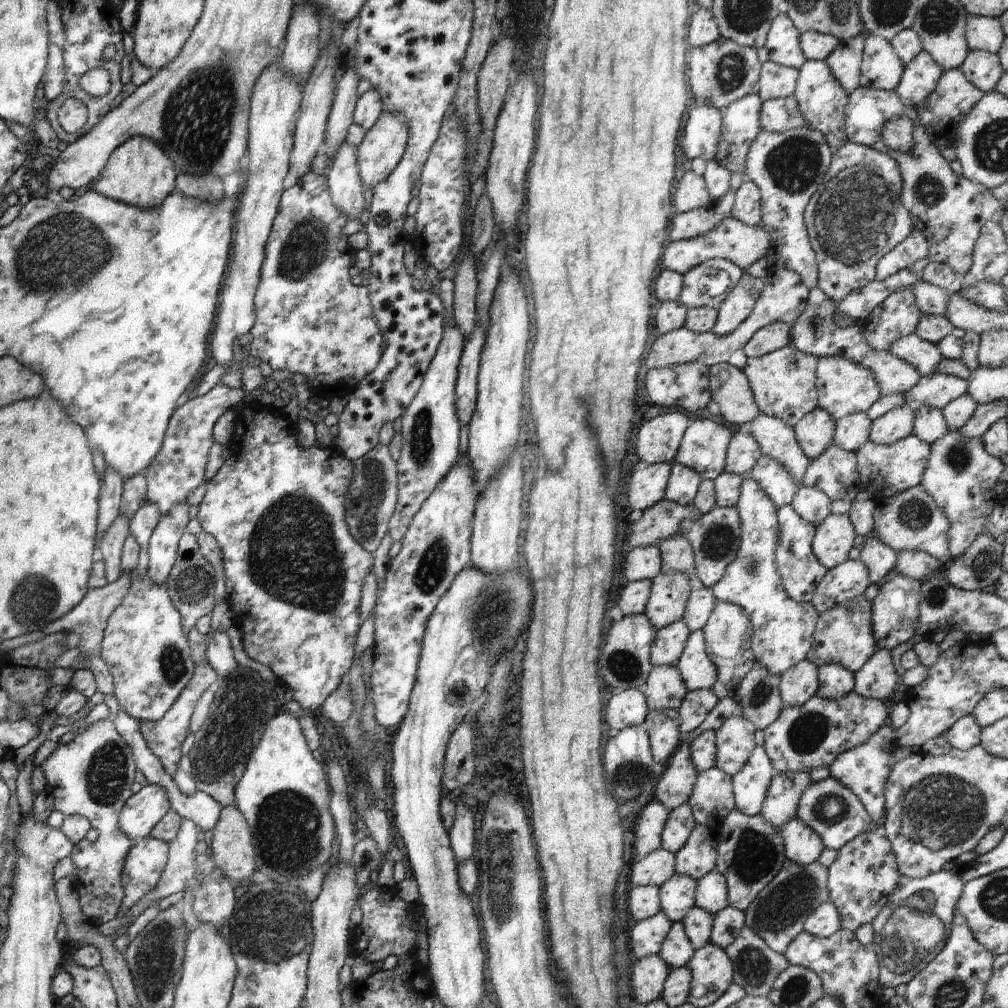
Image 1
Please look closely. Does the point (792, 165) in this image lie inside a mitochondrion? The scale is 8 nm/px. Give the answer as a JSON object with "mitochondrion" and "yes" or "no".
{"mitochondrion":"yes"}

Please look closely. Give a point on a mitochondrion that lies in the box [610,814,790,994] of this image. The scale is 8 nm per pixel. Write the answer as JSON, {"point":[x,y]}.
{"point":[750,853]}

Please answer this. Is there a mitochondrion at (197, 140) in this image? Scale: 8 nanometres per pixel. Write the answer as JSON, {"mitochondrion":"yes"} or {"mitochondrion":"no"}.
{"mitochondrion":"yes"}

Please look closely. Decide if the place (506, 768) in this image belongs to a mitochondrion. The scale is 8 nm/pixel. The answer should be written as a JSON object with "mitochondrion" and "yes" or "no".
{"mitochondrion":"no"}

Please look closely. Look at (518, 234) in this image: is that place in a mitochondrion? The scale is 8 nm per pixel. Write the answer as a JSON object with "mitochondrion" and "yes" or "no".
{"mitochondrion":"no"}

